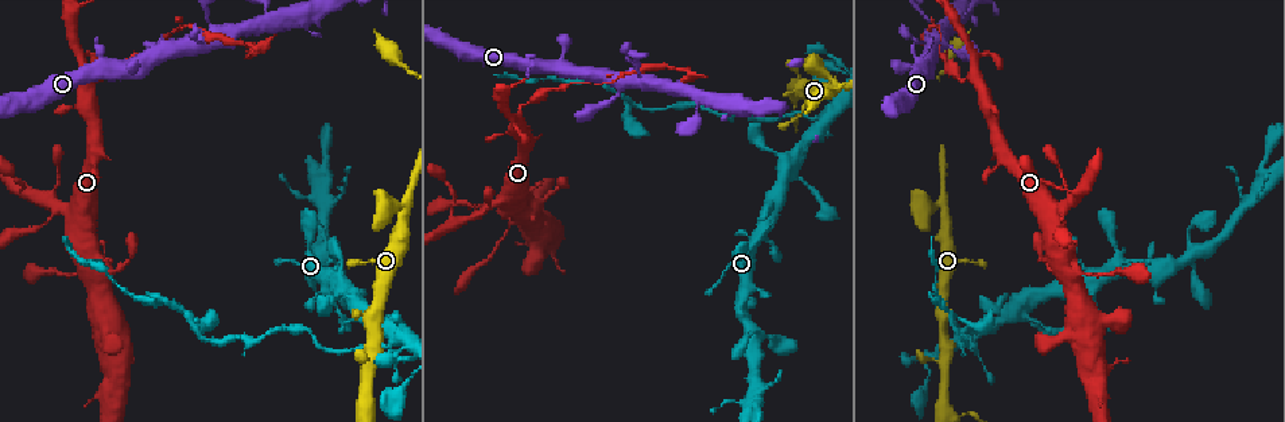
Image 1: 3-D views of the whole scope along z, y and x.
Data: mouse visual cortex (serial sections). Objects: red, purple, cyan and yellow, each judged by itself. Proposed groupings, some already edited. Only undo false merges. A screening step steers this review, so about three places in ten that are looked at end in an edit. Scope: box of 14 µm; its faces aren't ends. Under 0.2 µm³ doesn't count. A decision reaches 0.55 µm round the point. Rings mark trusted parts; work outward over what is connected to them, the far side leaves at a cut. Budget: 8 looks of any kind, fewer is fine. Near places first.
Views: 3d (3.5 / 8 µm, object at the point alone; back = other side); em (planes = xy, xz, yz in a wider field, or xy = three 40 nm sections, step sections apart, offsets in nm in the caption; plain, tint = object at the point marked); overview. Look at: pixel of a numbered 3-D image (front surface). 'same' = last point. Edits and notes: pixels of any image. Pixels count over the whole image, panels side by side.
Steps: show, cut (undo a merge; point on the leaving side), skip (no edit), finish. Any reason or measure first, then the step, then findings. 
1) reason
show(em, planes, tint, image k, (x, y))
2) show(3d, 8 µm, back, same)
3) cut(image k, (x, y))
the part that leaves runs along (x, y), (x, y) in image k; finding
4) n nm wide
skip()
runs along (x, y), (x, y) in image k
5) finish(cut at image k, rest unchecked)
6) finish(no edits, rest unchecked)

side arm on a straight run
show(3d, 3.5 µm, image 1, (977, 78))

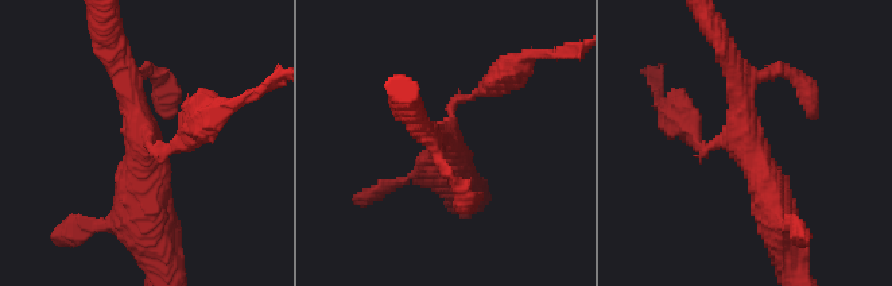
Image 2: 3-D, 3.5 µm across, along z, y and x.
3 arms; arms of 150, 300, 500 nm
show(em, planes, tint, image 2, (147, 144))

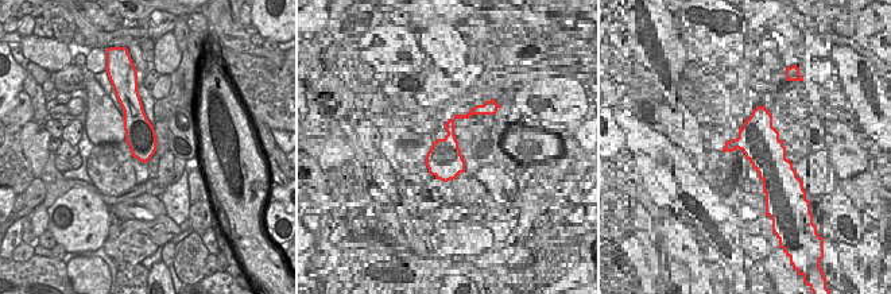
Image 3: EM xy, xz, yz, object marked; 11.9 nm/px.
cut(image 2, (682, 119))
two cells meet here

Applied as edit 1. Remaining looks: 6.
show(overview)

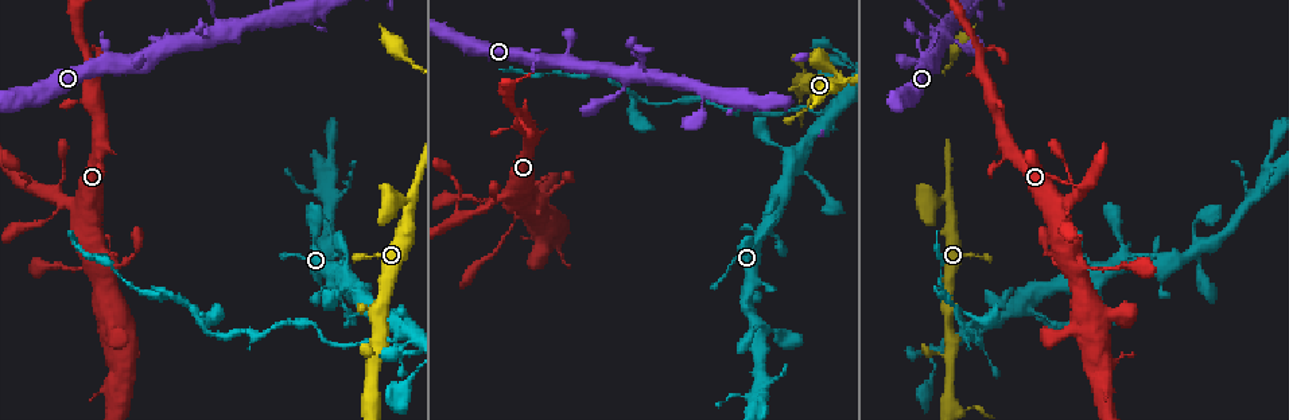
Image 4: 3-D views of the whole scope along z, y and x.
three-way junction
show(3d, 3.5 µm, image 4, (218, 27))

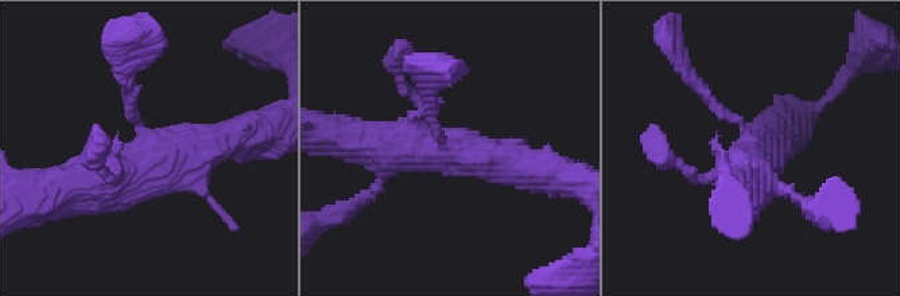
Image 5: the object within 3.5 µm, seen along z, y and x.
show(em, xy, step 1, tint, image 5, (443, 153))

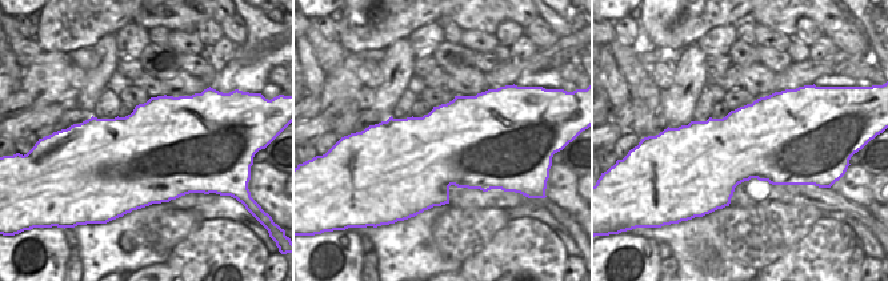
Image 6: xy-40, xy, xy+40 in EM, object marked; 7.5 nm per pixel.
700 nm wide
skip()
runs along (59, 189), (196, 156), (225, 139) in image 5; all the same cell

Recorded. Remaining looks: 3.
three-way junction
show(3d, 3.5 µm, image 4, (835, 111))

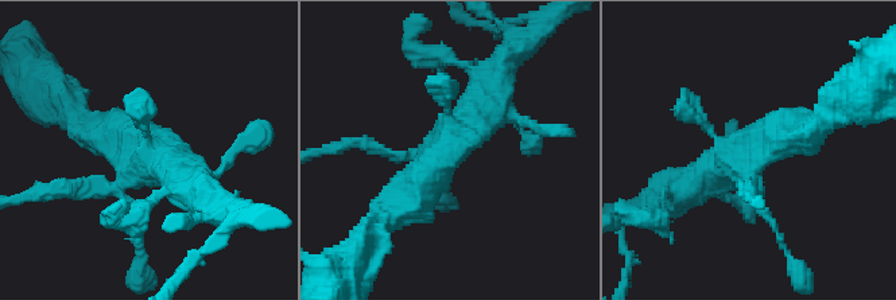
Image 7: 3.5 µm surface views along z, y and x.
show(em, planes, plain, image 7, (439, 155))

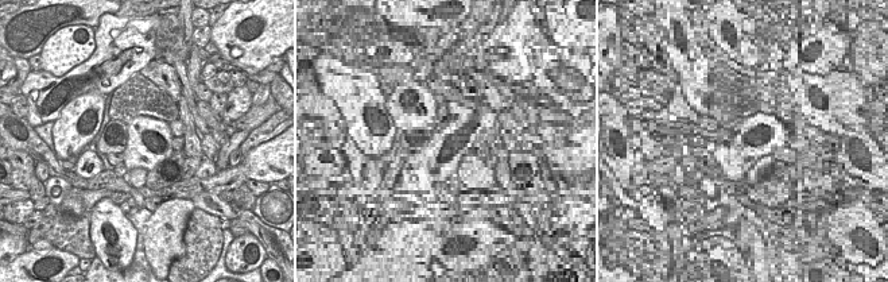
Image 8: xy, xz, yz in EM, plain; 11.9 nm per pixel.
show(em, planes, tint, same)

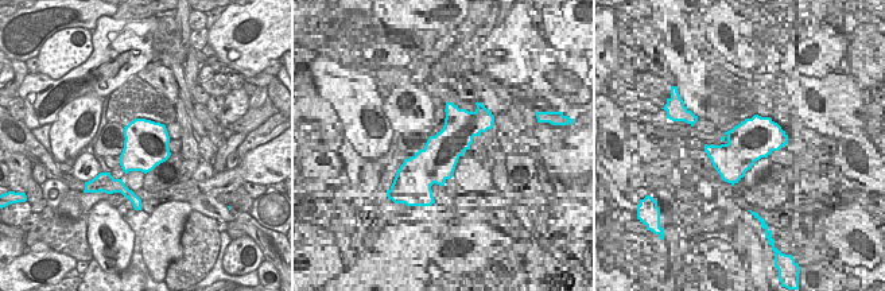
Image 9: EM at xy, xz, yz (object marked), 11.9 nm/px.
cut(image 7, (372, 150))
the part that leaves runs along (415, 156), (337, 145) in image 7; two cells meet here

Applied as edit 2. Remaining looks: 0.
finish(cut at image 2, cut at image 7, rest unchecked)

